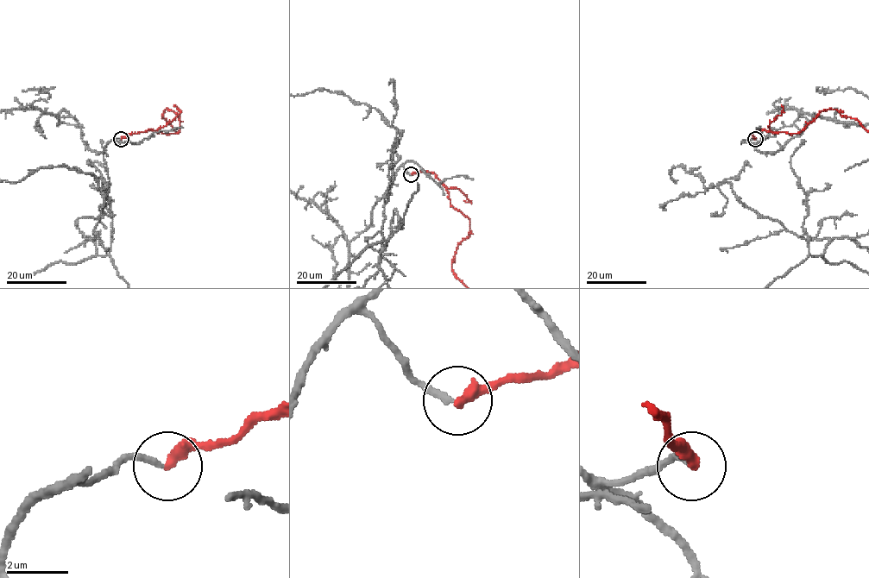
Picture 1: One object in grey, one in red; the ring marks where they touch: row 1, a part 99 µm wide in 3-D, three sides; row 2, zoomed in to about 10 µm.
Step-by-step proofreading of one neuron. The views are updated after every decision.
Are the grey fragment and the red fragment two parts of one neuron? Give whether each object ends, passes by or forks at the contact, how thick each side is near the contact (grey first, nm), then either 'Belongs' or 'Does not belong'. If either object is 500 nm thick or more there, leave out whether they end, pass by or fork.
At the ring grey ends. At the ring red ends. Thickness 200 nm (grey) against 360 nm. Does not belong

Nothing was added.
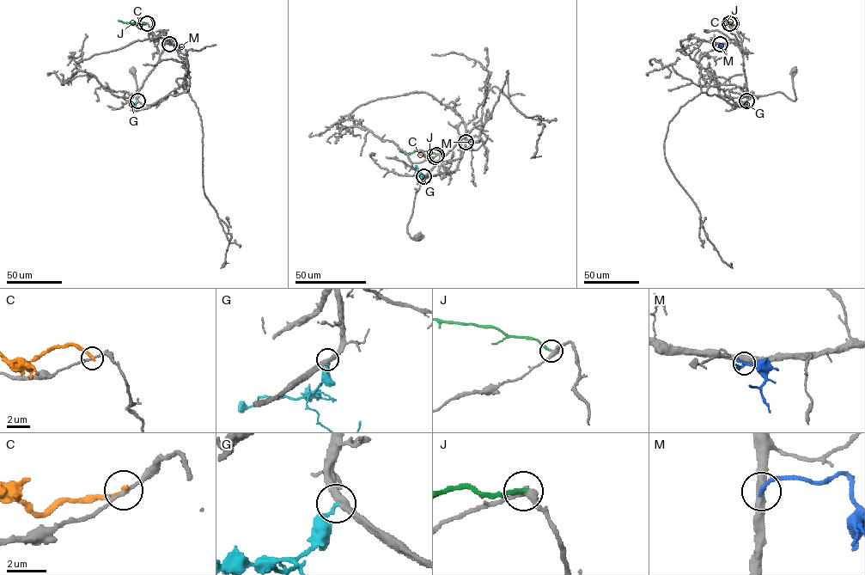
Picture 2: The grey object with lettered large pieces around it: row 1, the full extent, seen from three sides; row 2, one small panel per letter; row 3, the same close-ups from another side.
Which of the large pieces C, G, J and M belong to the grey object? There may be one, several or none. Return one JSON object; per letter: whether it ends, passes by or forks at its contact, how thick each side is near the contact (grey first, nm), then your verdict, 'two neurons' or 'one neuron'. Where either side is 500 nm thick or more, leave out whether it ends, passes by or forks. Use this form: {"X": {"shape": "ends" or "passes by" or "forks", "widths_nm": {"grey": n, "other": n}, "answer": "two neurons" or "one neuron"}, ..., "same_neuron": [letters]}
{"C": {"shape": "ends", "widths_nm": {"grey": 170, "other": 240}, "answer": "two neurons"}, "G": {"shape": "ends", "widths_nm": {"grey": 400, "other": 190}, "answer": "two neurons"}, "J": {"shape": "ends", "widths_nm": {"grey": 360, "other": 240}, "answer": "one neuron"}, "M": {"shape": "ends", "widths_nm": {"grey": 460, "other": 240}, "answer": "two neurons"}, "same_neuron": ["J"]}

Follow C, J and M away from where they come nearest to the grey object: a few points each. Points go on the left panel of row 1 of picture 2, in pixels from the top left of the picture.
C: (145, 23), (133, 21)
J: (147, 23), (118, 21)
M: (169, 44), (182, 47)

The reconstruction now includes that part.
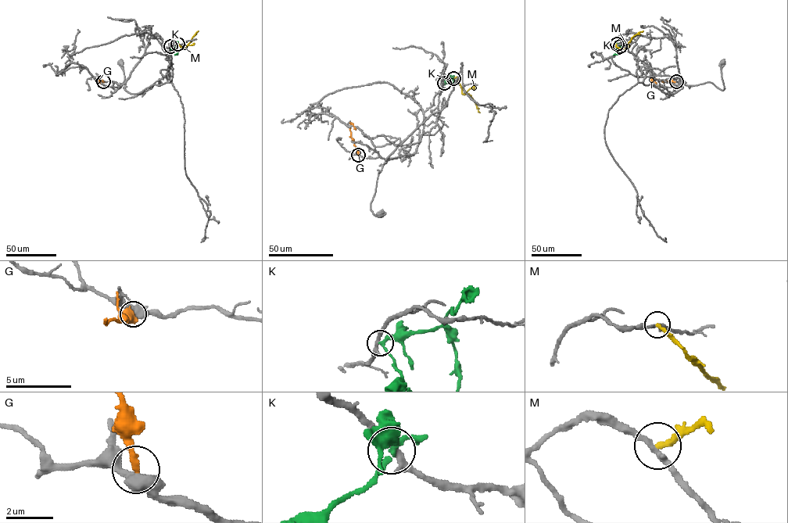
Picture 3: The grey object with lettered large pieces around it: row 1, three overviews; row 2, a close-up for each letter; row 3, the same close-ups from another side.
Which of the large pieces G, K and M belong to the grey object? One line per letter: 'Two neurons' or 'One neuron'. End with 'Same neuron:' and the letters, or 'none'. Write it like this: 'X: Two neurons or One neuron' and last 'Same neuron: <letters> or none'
G: Two neurons
K: Two neurons
M: Two neurons
Same neuron: none

